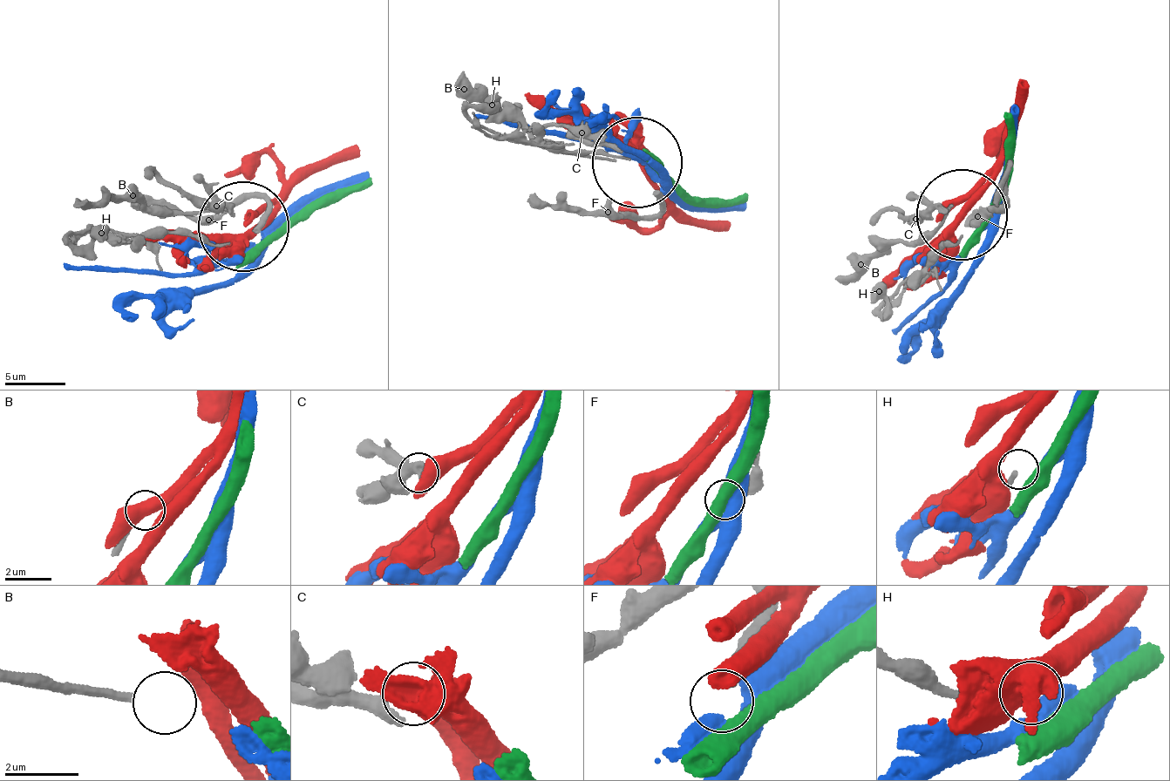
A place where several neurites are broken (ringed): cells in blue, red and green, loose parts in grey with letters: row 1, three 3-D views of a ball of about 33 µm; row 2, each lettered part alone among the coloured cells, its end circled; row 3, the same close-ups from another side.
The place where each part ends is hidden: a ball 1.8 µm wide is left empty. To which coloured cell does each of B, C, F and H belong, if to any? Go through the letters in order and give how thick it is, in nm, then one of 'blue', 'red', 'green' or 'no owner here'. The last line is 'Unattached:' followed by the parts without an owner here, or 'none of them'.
B: calibre 260 nm; no owner here
C: calibre 480 nm; red
F: calibre 480 nm; blue
H: calibre 220 nm; no owner here
Unattached: B, H

